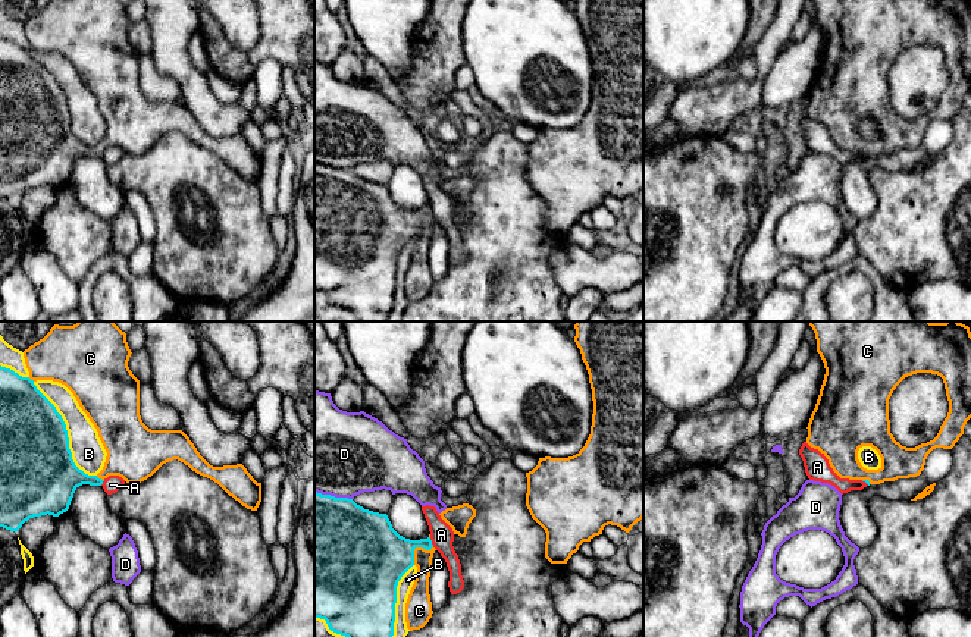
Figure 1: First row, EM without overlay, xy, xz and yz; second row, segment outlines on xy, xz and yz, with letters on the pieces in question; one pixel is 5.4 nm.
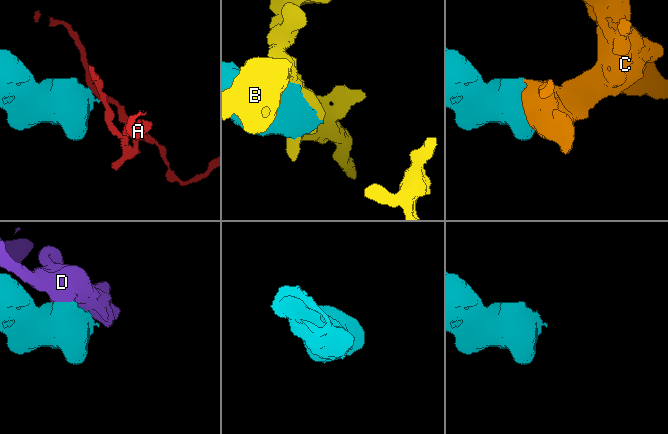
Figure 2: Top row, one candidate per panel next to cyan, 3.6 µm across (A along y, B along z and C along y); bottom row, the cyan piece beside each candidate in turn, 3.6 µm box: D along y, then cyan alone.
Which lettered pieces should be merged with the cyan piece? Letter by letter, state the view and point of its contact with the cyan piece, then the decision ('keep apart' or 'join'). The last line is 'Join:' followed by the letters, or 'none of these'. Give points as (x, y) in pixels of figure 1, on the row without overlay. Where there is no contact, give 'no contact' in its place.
A: xz (431, 213) | keep apart
B: xy (66, 104) | keep apart
C: xz (416, 217) | join
D: xz (334, 168) | keep apart
Join: C

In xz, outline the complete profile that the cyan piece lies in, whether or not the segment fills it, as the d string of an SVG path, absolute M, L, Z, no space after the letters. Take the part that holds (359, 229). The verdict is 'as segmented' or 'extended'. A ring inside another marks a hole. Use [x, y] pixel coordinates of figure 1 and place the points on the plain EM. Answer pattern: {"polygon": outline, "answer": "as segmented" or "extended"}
{"polygon": "M314 163L314 289L325 291L331 302L353 311L358 321L386 321L394 307L397 257L413 236L417 245L405 274L407 299L420 301L432 289L429 248L435 222L430 205L420 211L405 210L392 200L386 185L364 181L348 169Z", "answer": "extended"}

